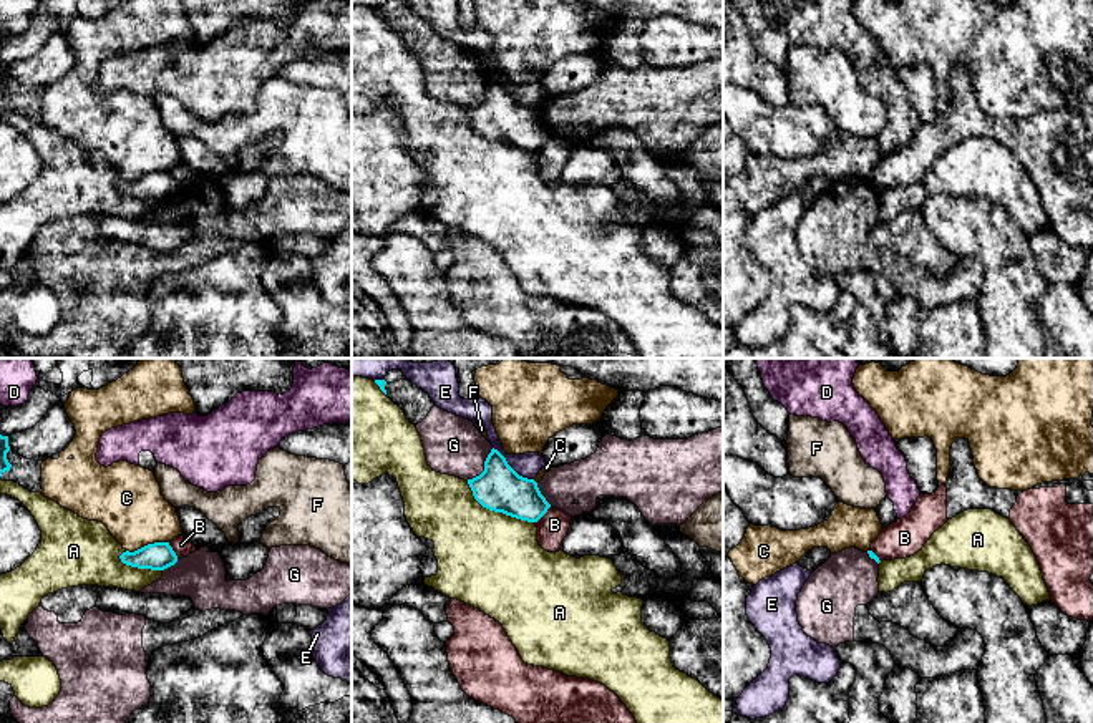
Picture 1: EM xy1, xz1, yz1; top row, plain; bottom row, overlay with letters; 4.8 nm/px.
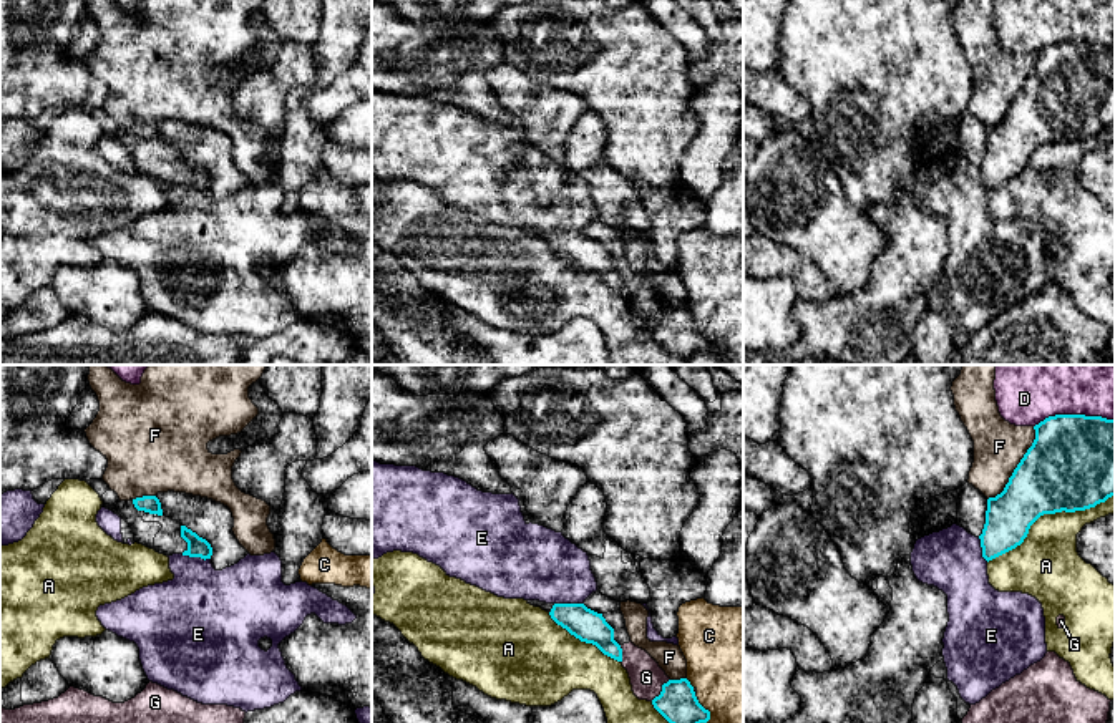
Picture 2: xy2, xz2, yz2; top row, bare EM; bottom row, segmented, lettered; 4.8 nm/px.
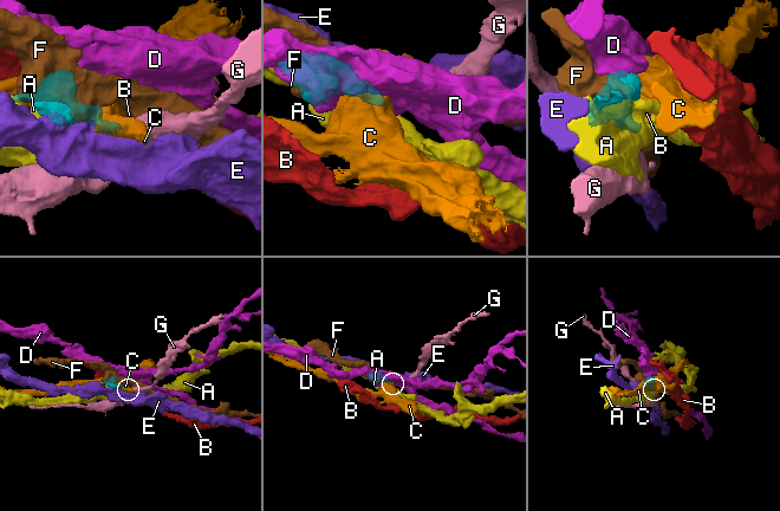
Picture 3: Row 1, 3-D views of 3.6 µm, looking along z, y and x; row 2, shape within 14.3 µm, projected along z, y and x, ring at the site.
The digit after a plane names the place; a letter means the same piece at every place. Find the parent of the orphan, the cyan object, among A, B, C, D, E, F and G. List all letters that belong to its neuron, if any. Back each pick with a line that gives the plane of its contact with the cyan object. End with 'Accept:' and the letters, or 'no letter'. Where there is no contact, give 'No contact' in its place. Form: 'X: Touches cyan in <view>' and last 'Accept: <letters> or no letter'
Accept: no letter

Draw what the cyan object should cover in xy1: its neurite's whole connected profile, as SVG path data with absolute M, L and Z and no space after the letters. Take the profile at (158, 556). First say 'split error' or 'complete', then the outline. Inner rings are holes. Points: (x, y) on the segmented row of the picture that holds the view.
complete | M169 542L148 544L134 552L123 552L121 562L138 569L164 570L177 562Z

